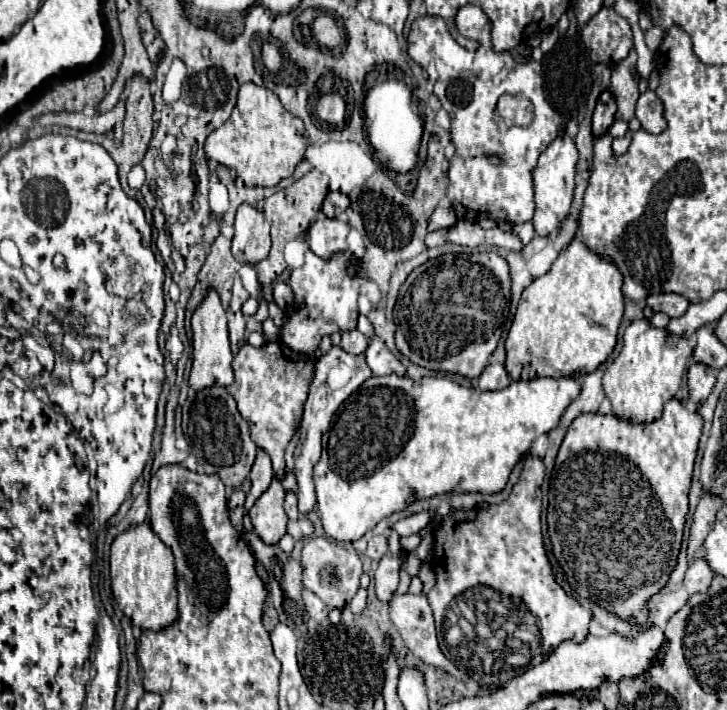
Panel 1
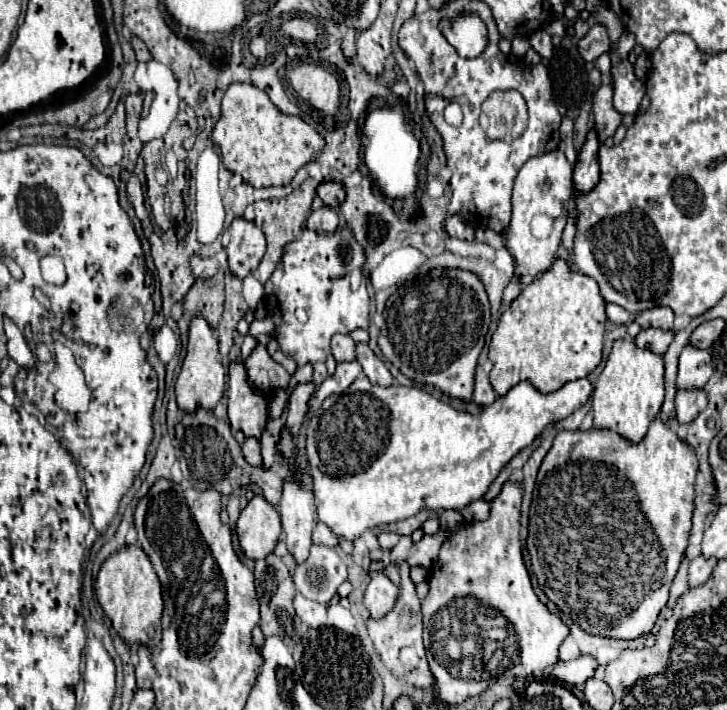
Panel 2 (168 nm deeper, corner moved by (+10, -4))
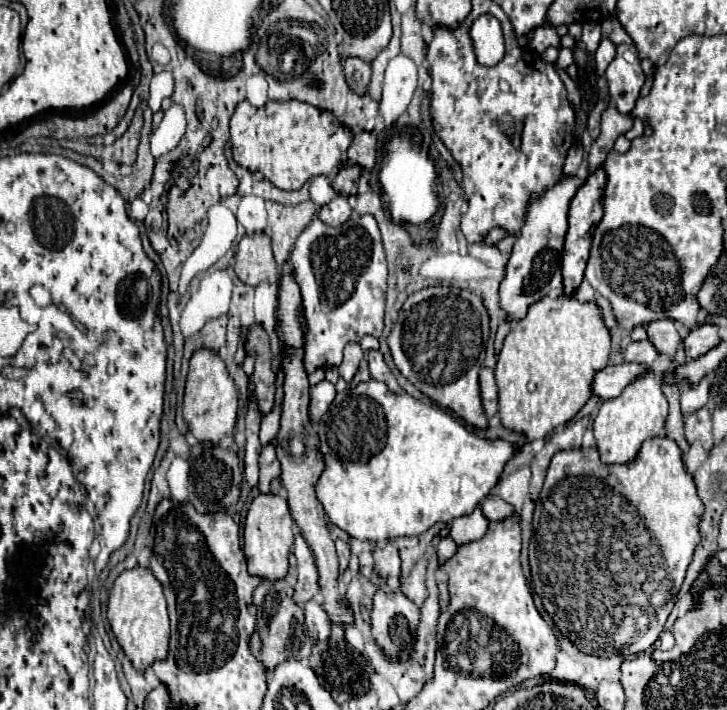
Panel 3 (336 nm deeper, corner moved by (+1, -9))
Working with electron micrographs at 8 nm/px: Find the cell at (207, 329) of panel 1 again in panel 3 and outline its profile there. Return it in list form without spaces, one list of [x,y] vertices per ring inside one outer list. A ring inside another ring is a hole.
[[[199,349],[191,357],[187,385],[185,385],[183,417],[189,425],[189,431],[197,437],[199,443],[203,443],[203,447],[217,445],[235,427],[235,419],[237,419],[235,383],[233,383],[231,375],[227,373],[225,363],[219,359],[219,355],[209,349]]]

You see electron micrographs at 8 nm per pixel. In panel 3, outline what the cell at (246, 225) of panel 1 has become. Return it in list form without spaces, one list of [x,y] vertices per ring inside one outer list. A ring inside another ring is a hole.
[[[265,233],[245,235],[239,241],[235,253],[235,273],[243,283],[251,287],[261,285],[263,281],[267,283],[279,281],[279,269],[273,259],[271,241]]]

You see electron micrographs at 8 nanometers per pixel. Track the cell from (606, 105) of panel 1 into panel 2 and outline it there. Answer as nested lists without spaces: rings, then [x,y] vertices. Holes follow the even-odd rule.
[[[590,128],[588,136],[586,136],[586,142],[584,142],[582,150],[580,150],[576,168],[574,168],[576,194],[596,186],[596,178],[600,176],[600,170],[598,170],[598,146],[600,146],[598,134],[596,134],[594,128]]]

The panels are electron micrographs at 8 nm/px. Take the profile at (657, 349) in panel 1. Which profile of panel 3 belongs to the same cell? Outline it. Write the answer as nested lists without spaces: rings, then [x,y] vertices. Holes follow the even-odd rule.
[[[651,371],[645,377],[637,379],[629,385],[619,397],[605,399],[599,407],[599,413],[593,421],[593,433],[597,441],[597,449],[601,453],[603,463],[629,463],[635,459],[641,443],[645,439],[657,437],[663,431],[667,419],[667,399],[661,391],[659,377]]]

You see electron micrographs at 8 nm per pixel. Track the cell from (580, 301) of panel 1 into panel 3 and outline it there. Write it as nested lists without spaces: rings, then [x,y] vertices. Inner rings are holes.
[[[561,295],[559,299],[541,299],[529,307],[525,319],[515,323],[505,337],[497,359],[495,381],[499,387],[499,419],[509,431],[523,433],[527,441],[545,439],[553,429],[571,421],[593,395],[593,379],[607,365],[611,347],[609,331],[603,323],[601,309],[595,303],[577,303],[575,297]]]

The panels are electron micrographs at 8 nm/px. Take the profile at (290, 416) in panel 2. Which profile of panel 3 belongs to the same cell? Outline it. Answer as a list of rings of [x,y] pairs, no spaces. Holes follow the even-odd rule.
[[[321,381],[311,389],[311,405],[309,405],[309,415],[313,419],[313,425],[321,421],[325,411],[329,409],[331,401],[335,399],[335,385],[329,381]]]

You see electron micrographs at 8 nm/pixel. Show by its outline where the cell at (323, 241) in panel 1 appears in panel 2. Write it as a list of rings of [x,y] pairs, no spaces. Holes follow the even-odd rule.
[[[320,206],[316,210],[310,212],[306,228],[314,230],[314,232],[324,232],[324,234],[332,234],[338,228],[338,210],[328,208],[328,206]]]

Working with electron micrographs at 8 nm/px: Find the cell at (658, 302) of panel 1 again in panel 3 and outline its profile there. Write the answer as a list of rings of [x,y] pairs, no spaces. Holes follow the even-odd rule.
[[[669,319],[653,321],[649,323],[647,333],[649,333],[649,341],[661,355],[665,355],[667,359],[675,357],[675,351],[681,345],[681,335],[677,333],[677,327],[673,321]]]

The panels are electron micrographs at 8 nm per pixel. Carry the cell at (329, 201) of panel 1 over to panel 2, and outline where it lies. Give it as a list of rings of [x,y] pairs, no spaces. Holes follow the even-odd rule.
[[[324,182],[324,184],[320,184],[318,190],[316,190],[316,194],[318,194],[318,198],[322,200],[322,204],[324,204],[324,206],[330,206],[330,208],[342,206],[342,202],[344,202],[344,198],[346,198],[344,188],[342,188],[342,184],[338,184],[338,182]]]

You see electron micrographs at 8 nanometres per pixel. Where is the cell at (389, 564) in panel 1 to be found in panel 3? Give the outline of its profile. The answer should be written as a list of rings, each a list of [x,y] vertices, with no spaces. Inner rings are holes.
[[[377,591],[371,609],[371,629],[375,645],[383,651],[387,659],[407,659],[413,653],[415,631],[419,625],[419,607],[409,601],[403,593],[383,593]]]

